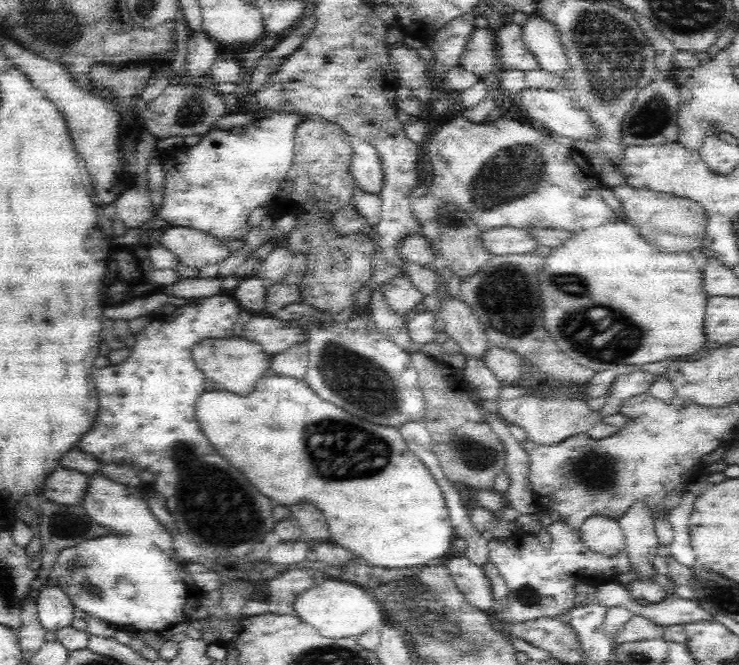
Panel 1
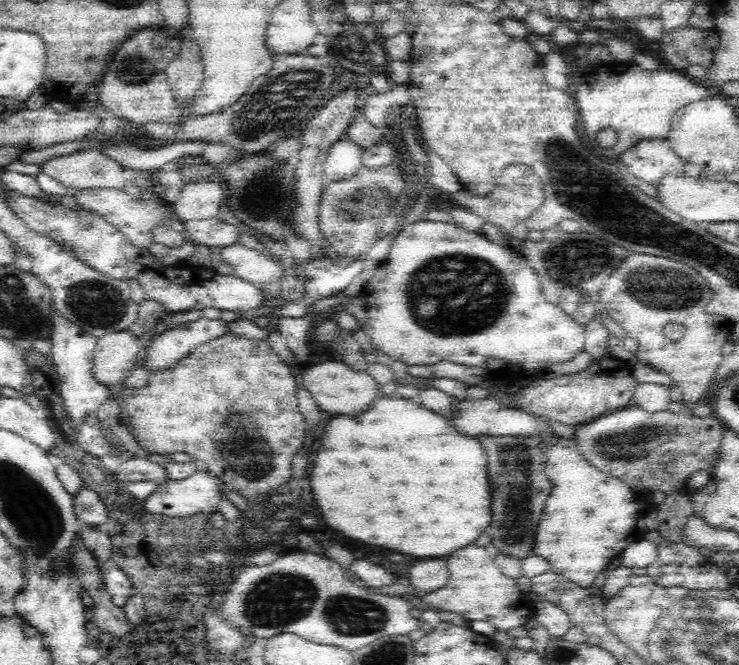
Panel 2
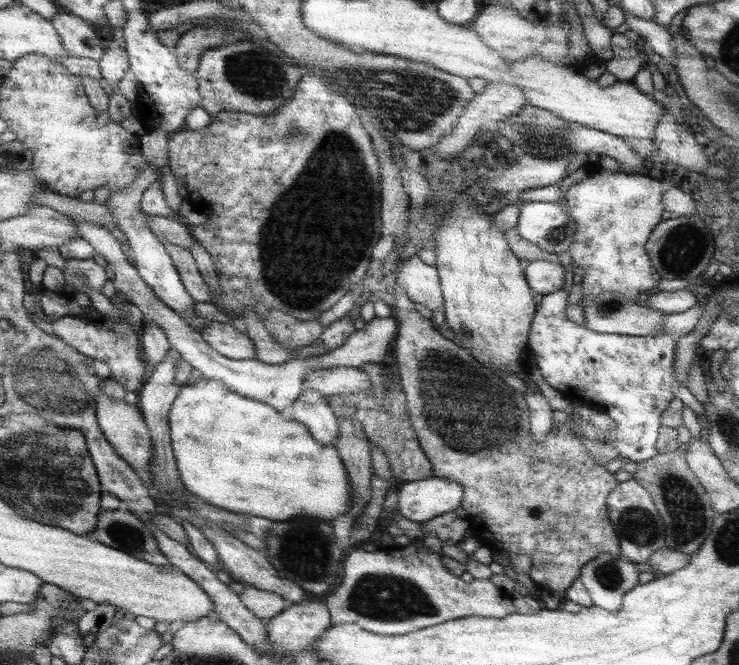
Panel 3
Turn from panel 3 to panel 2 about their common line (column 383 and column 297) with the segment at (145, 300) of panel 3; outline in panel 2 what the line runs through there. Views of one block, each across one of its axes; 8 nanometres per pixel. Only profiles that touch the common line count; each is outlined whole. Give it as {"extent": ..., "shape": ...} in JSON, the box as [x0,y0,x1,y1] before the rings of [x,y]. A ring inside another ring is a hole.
{"extent":[276,316,310,365],"shape":[[[280,316],[276,329],[278,329],[286,344],[295,358],[299,360],[299,365],[304,365],[305,361],[310,358],[310,334],[308,329],[310,322],[308,316],[300,318],[290,318],[289,316]]]}

